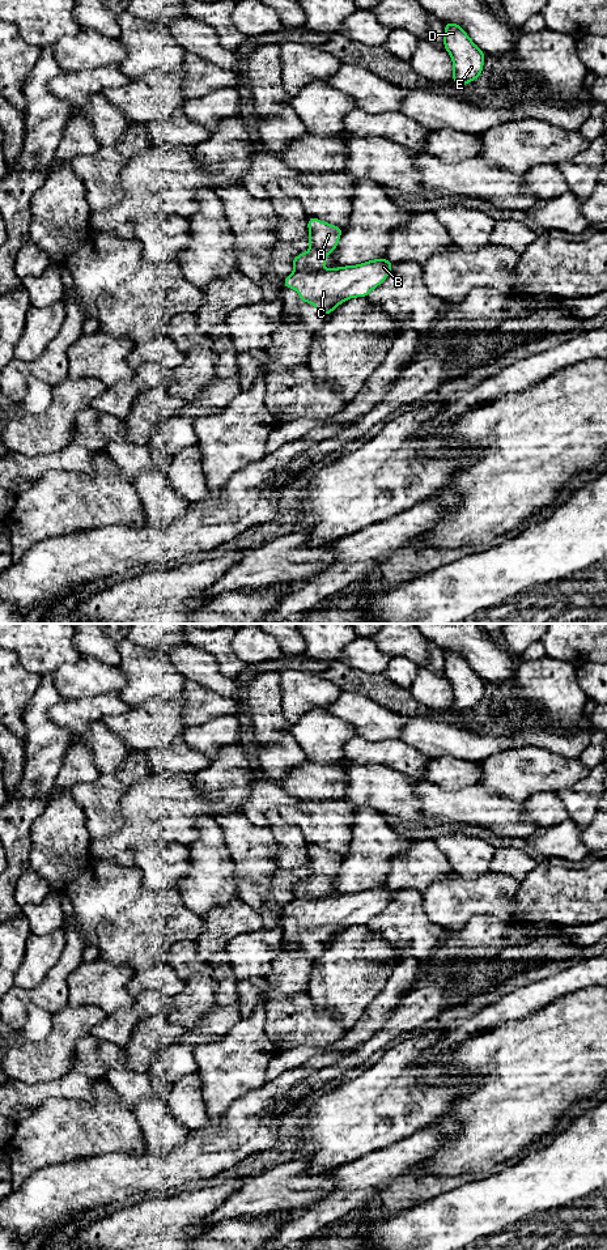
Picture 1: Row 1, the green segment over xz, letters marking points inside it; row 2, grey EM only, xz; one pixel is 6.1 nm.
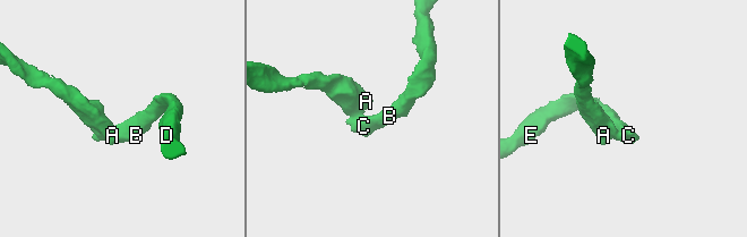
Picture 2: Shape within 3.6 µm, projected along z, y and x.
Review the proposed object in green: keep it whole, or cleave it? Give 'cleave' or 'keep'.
cleave

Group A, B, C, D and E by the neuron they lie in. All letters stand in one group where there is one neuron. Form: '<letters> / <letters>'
A / B C D E

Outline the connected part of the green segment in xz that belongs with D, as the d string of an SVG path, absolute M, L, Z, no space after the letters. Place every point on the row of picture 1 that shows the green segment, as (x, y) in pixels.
M445 22L443 46L453 59L453 81L463 86L483 73L485 54L455 22Z

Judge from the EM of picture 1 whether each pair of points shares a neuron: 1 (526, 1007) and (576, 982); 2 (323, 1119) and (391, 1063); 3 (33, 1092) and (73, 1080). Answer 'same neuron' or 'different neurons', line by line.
1: same neuron
2: same neuron
3: same neuron

